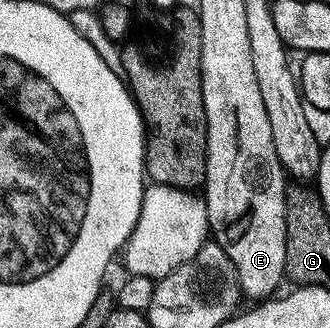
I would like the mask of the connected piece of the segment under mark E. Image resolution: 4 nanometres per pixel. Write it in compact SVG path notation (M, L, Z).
M248 18L201 20L201 44L202 87L205 115L208 116L208 168L204 201L211 235L232 260L243 297L249 301L263 302L271 299L278 292L276 290L280 284L286 280L288 175L276 153L272 124L269 123L256 68L253 67Z

